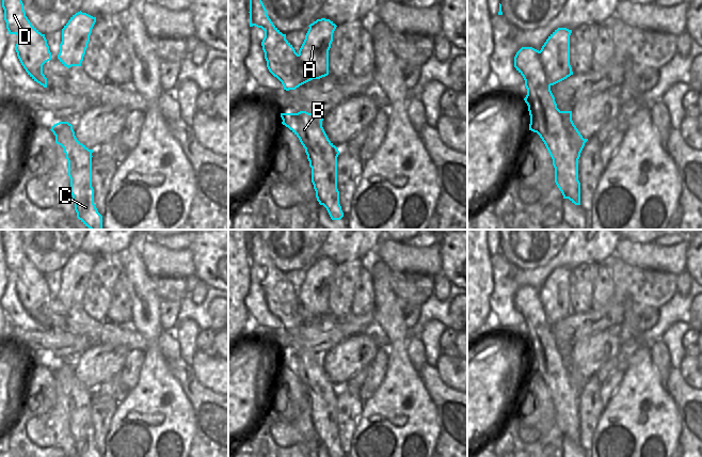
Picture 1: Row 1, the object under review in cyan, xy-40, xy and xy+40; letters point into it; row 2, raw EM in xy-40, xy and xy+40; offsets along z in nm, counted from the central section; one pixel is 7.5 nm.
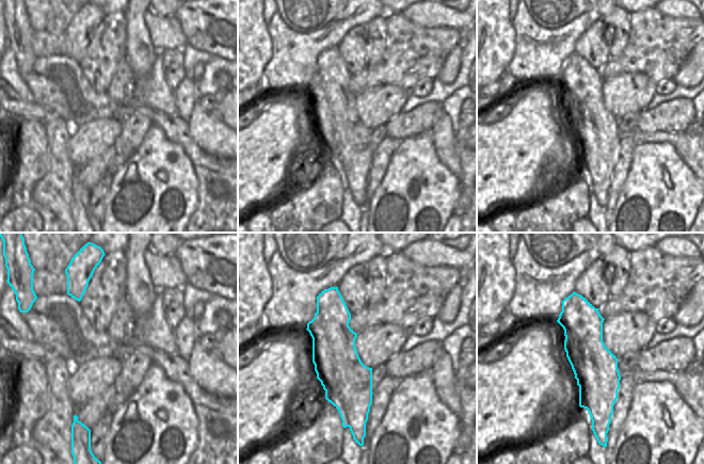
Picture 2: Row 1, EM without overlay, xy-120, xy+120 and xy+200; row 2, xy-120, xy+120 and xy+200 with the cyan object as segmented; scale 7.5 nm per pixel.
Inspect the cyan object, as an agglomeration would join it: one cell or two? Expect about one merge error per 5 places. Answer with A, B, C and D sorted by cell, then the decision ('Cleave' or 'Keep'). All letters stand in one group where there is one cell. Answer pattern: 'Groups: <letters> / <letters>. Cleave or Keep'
Groups: A / B C D. Cleave

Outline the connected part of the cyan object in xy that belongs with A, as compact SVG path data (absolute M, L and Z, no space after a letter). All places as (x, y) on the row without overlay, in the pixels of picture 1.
M321 257L308 266L298 295L310 316L322 317L329 314L329 289L337 265L330 258Z

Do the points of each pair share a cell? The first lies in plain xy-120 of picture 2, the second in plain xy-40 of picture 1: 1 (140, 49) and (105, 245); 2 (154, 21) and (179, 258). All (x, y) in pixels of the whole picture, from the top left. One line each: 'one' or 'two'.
1: two
2: one

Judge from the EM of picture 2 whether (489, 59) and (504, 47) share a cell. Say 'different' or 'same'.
same

